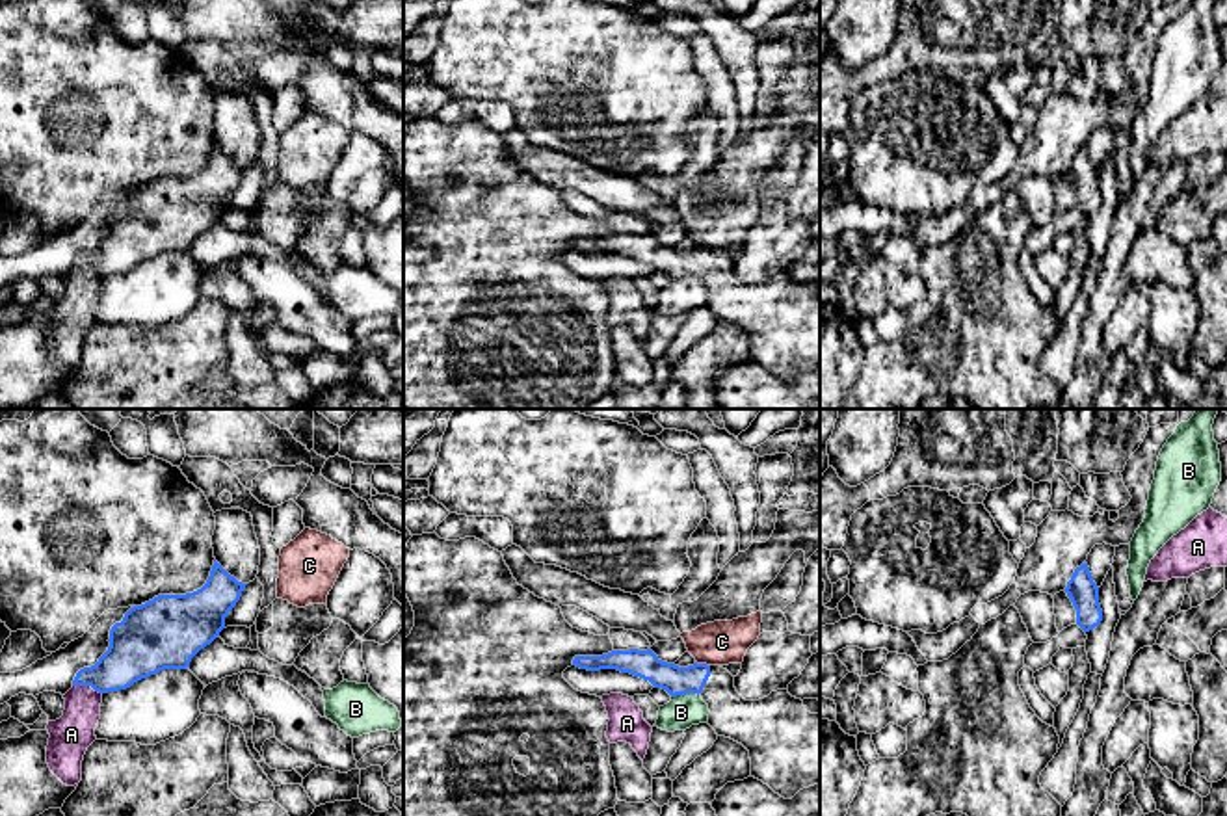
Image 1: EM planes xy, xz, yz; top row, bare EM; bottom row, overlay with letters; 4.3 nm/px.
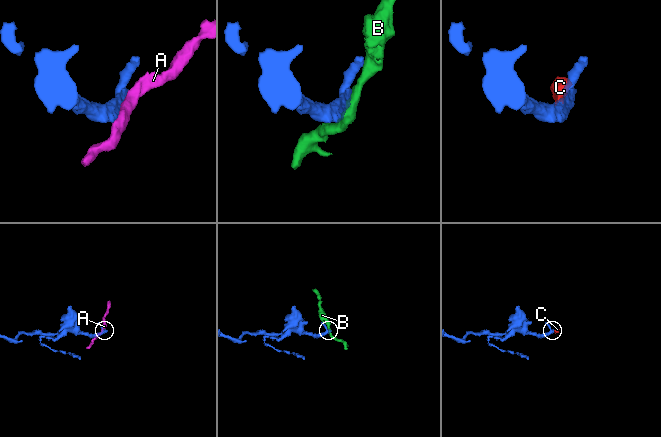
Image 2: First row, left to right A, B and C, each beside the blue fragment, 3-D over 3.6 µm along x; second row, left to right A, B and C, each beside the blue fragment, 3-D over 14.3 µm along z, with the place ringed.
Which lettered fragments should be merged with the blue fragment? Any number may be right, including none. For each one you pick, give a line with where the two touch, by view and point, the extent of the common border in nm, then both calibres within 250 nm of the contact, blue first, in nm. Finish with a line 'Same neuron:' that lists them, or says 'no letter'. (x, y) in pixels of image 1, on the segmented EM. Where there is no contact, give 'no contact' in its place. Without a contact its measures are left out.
Same neuron: no letter

